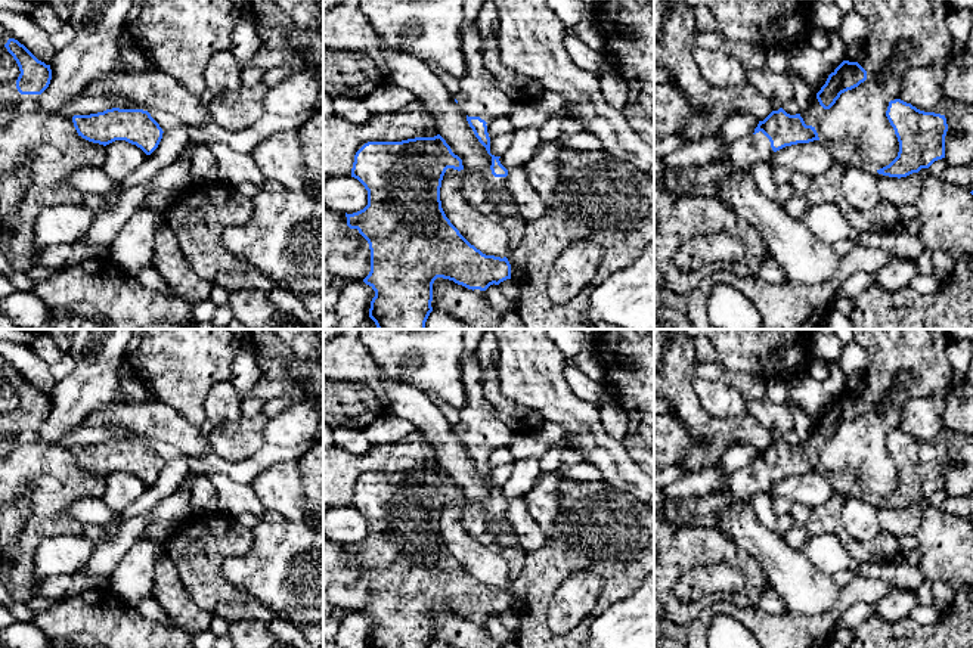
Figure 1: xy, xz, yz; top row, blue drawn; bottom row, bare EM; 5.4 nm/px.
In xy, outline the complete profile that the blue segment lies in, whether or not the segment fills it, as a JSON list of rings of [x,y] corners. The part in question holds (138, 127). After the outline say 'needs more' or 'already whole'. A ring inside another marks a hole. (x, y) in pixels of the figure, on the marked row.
[[[112,108],[90,115],[74,115],[74,127],[83,139],[109,145],[115,140],[126,140],[151,155],[162,139],[162,128],[143,109]]]; already whole

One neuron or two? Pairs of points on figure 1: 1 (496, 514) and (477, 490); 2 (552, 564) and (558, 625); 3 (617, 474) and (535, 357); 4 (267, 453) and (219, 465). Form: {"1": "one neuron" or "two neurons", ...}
{"1": "two neurons", "2": "two neurons", "3": "one neuron", "4": "one neuron"}

